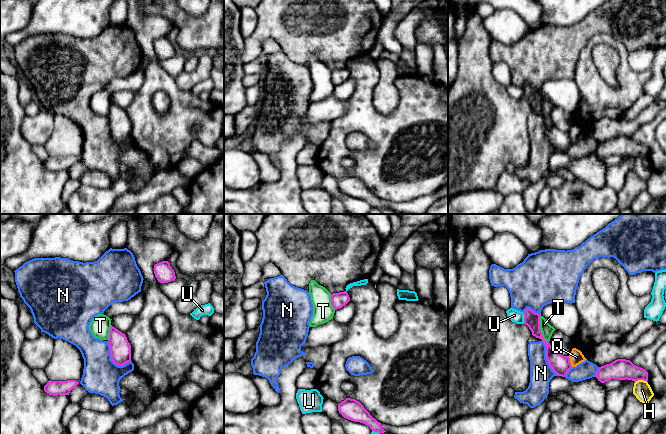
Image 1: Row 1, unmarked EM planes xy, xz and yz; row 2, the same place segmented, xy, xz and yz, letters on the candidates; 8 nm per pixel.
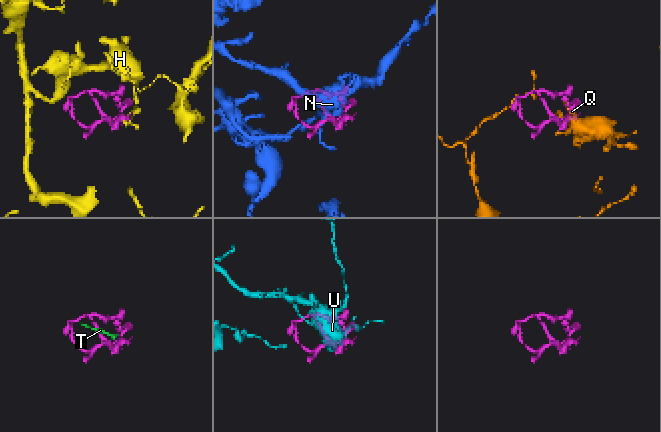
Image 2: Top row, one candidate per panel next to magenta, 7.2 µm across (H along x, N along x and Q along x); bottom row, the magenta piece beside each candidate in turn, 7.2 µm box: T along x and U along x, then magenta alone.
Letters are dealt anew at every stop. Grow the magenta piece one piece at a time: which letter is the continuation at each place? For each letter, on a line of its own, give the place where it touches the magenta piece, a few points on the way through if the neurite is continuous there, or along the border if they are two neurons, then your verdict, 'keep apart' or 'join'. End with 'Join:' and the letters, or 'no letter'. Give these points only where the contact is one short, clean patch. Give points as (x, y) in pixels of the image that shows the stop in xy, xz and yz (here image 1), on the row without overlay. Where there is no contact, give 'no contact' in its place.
H: contact yz (640, 155); keep apart
N: contact xy (112, 136); keep apart
Q: contact yz (569, 137); keep apart
T: contact yz (540, 105); border yz (540, 90), (541, 111), (548, 117); keep apart
U: contact yz (524, 94); keep apart
Join: no letter

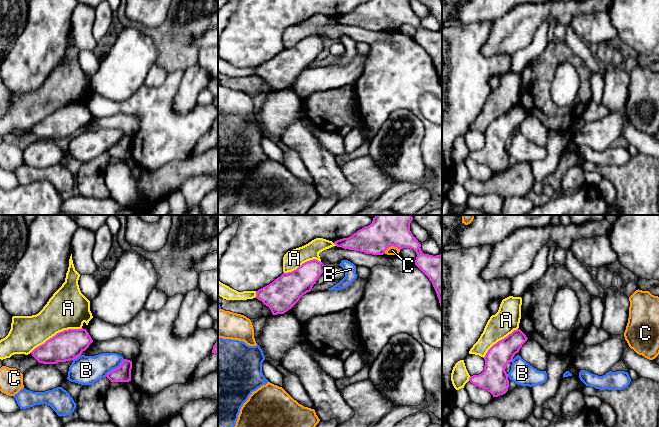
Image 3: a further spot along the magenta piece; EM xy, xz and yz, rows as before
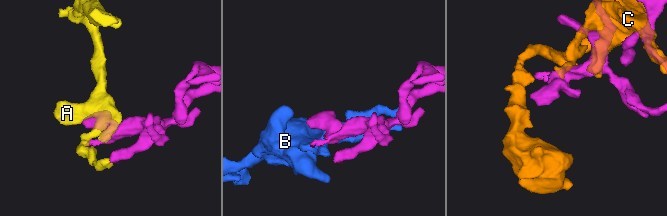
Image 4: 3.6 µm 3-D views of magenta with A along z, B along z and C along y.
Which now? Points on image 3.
A: contact xy (56, 110); keep apart
B: contact xy (116, 144); keep apart
C: contact xz (391, 21); keep apart
Join: no letter

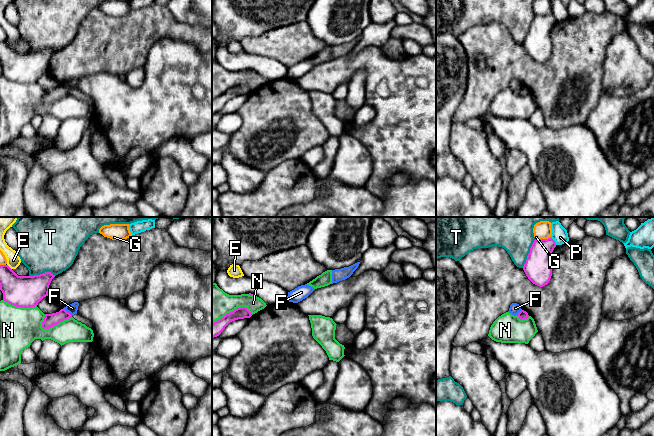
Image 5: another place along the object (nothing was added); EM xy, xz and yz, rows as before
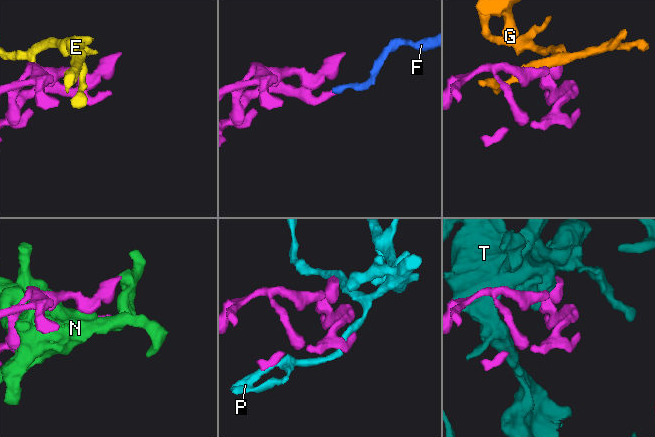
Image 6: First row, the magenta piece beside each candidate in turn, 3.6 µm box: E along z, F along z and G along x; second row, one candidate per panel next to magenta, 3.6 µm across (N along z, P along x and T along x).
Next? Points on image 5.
E: contact xy (9, 43); keep apart
F: contact xy (66, 87); border xy (63, 84), (71, 91); keep apart
G: contact yz (542, 15); keep apart
N: contact xy (56, 100); keep apart
P: contact yz (554, 17); border yz (550, 13), (556, 20); keep apart
T: contact yz (529, 29); keep apart
Join: no letter

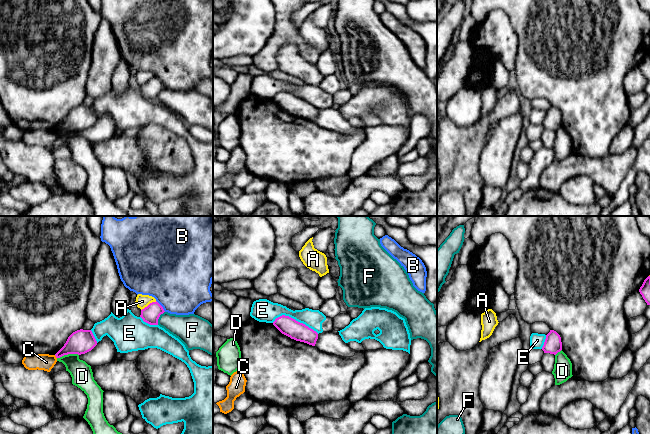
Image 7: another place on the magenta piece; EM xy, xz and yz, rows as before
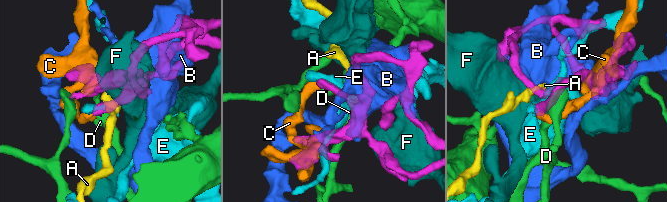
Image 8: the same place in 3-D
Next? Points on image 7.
A: contact xy (149, 80); keep apart
B: contact xy (161, 82); keep apart
C: contact xy (56, 133); keep apart
D: contact xy (67, 130); border xy (78, 130), (64, 130), (57, 134); keep apart
E: contact xz (294, 95); keep apart
F: contact xy (158, 94); keep apart
Join: no letter

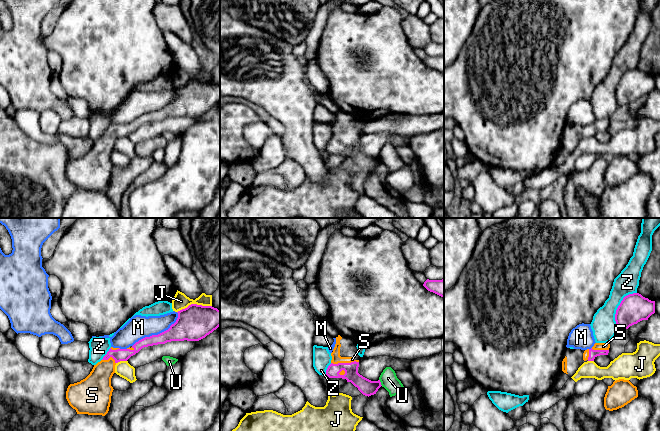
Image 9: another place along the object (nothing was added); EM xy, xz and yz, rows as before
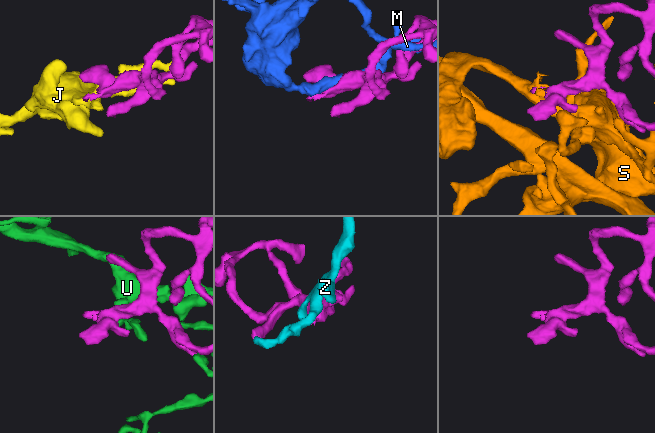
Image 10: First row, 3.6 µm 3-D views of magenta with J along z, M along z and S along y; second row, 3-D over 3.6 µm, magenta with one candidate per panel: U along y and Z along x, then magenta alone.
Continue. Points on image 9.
J: contact xy (194, 80); keep apart
M: contact xy (158, 110); keep apart
S: contact xz (344, 139); way xz (365, 162), (344, 139), (336, 134); join
U: contact xz (380, 158); keep apart
Z: contact yz (618, 83); keep apart
Join: S

